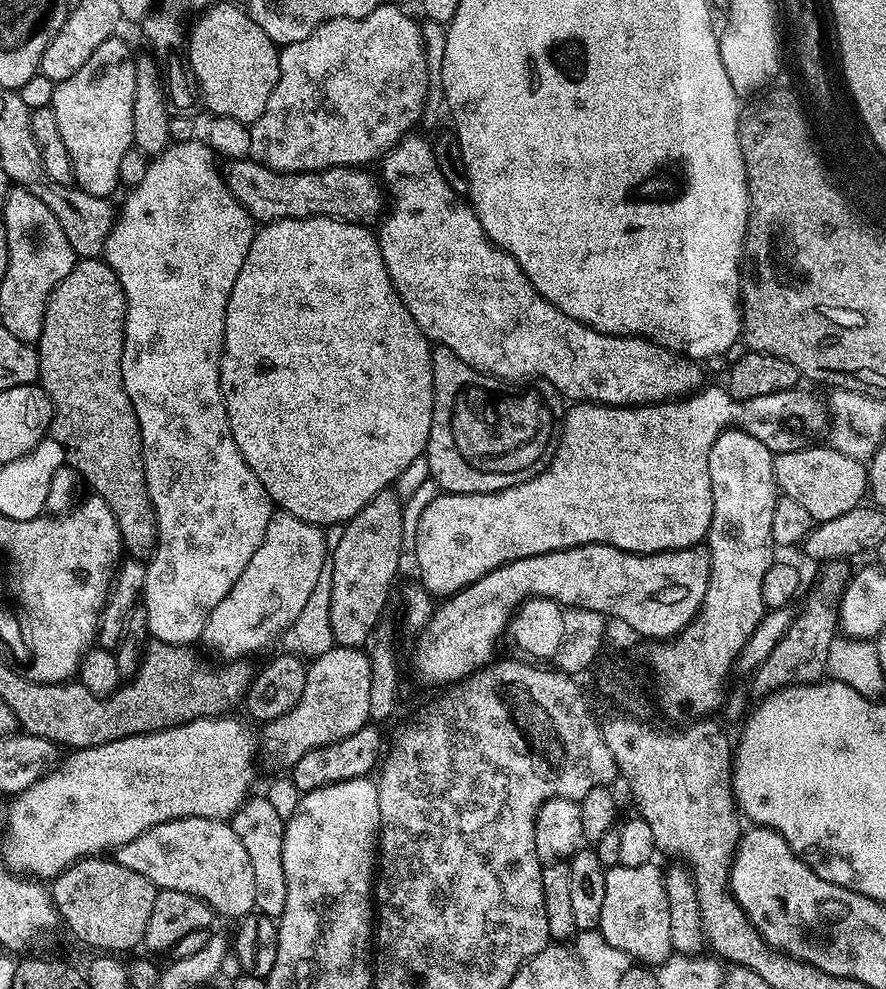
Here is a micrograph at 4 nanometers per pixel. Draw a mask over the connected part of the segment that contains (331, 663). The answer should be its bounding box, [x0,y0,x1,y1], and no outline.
[263,646,371,766]

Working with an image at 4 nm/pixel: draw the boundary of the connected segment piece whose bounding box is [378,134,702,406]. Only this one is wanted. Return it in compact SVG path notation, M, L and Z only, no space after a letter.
M409 134L405 136L393 148L389 148L382 157L384 165L381 166L380 172L378 171L378 176L382 181L383 191L390 203L379 221L379 224L381 224L378 239L382 250L382 258L384 259L384 268L390 274L396 293L402 298L406 310L410 310L414 322L418 322L418 326L433 345L450 349L454 354L458 354L458 358L462 358L462 362L466 362L471 368L476 368L480 372L487 372L505 382L520 382L523 376L539 378L541 381L555 386L561 397L572 402L591 402L613 406L647 406L649 404L662 404L671 401L673 398L683 398L701 387L701 365L697 361L689 360L687 356L681 356L680 353L663 348L661 344L655 344L653 340L645 340L642 336L608 336L605 332L588 328L582 322L570 318L562 310L555 308L546 298L542 298L542 294L538 294L538 290L534 290L530 278L526 278L526 274L511 254L489 240L488 235L482 230L482 222L478 222L476 211L467 203L460 204L462 196L451 189L450 183L443 178L441 171L438 170L433 145L428 140L426 142L422 137L416 135Z

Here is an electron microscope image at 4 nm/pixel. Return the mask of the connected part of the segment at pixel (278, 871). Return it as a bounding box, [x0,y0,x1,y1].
[230,794,287,917]

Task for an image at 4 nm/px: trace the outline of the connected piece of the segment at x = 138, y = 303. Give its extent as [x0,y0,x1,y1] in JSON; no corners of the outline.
[102,140,274,646]

